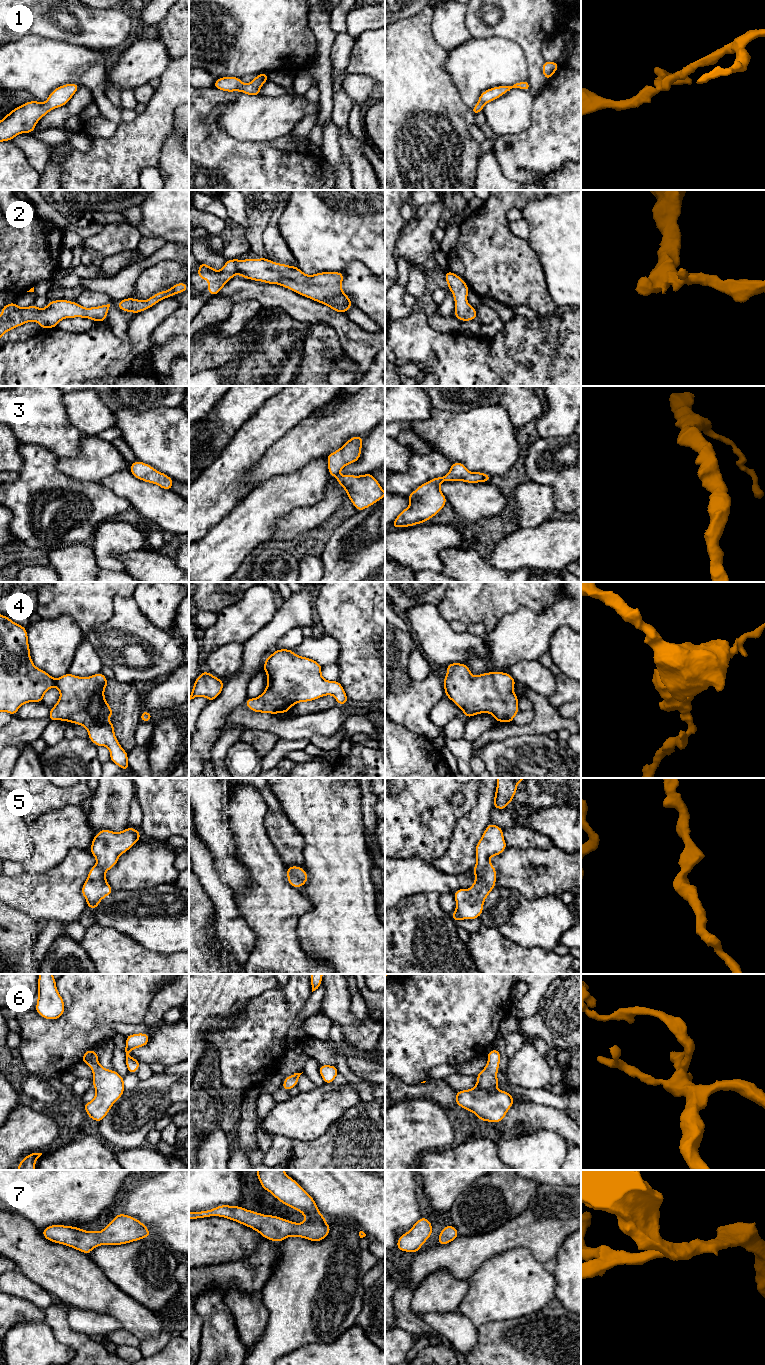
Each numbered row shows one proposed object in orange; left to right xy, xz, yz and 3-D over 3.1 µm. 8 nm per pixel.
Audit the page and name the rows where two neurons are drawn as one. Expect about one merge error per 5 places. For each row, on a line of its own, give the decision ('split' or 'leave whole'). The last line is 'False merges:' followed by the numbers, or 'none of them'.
1: leave whole
2: leave whole
3: leave whole
4: leave whole
5: leave whole
6: leave whole
7: leave whole
False merges: none of them

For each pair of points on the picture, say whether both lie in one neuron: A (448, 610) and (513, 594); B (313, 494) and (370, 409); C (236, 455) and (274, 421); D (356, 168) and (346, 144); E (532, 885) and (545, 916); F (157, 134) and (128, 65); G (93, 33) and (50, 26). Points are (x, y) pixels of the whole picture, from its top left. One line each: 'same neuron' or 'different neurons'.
A: same neuron
B: different neurons
C: same neuron
D: same neuron
E: different neurons
F: different neurons
G: same neuron

